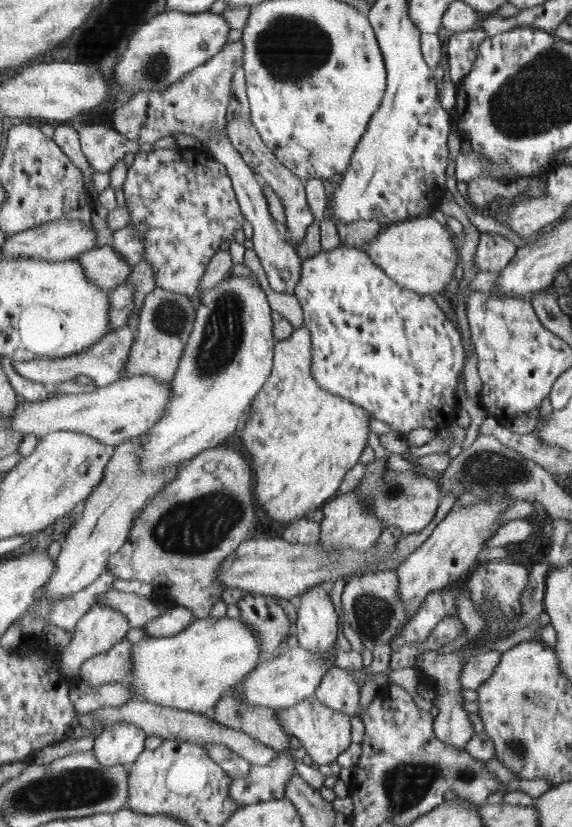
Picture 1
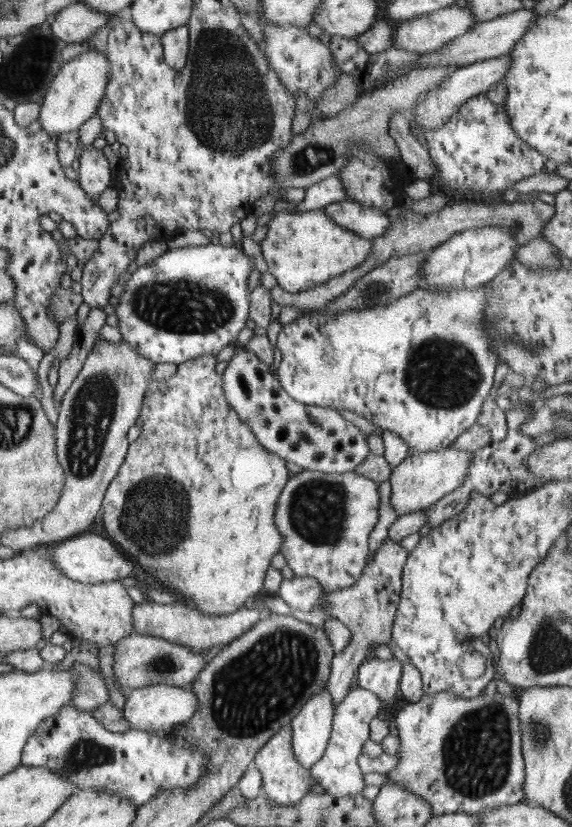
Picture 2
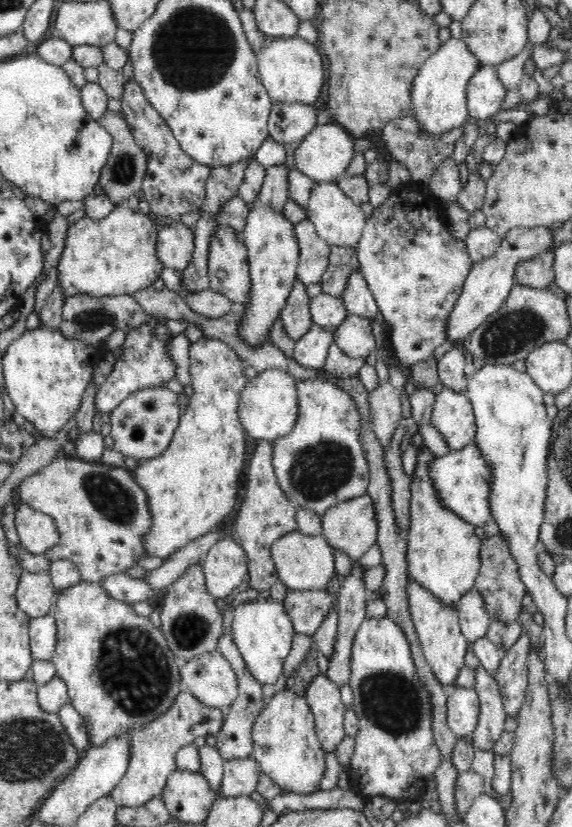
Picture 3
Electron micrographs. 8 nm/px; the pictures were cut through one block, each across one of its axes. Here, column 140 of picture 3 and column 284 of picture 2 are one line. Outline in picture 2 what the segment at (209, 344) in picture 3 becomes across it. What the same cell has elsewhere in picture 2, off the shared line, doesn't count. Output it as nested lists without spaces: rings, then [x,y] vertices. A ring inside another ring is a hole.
[[[216,354],[202,355],[192,361],[182,362],[177,366],[173,376],[167,380],[154,382],[145,394],[138,424],[141,425],[142,432],[136,441],[129,444],[125,462],[121,465],[117,476],[110,482],[109,488],[106,489],[105,500],[101,504],[100,519],[104,524],[104,532],[108,534],[109,540],[118,547],[118,550],[128,554],[144,570],[148,570],[160,582],[161,588],[178,592],[181,594],[180,598],[191,600],[186,604],[209,615],[236,612],[250,596],[256,596],[262,590],[262,584],[265,584],[265,577],[268,576],[271,567],[270,562],[274,555],[281,551],[284,538],[277,527],[276,506],[278,497],[281,496],[282,489],[288,482],[286,462],[273,451],[263,447],[249,425],[230,406],[229,400],[225,398],[224,378],[216,372]]]

